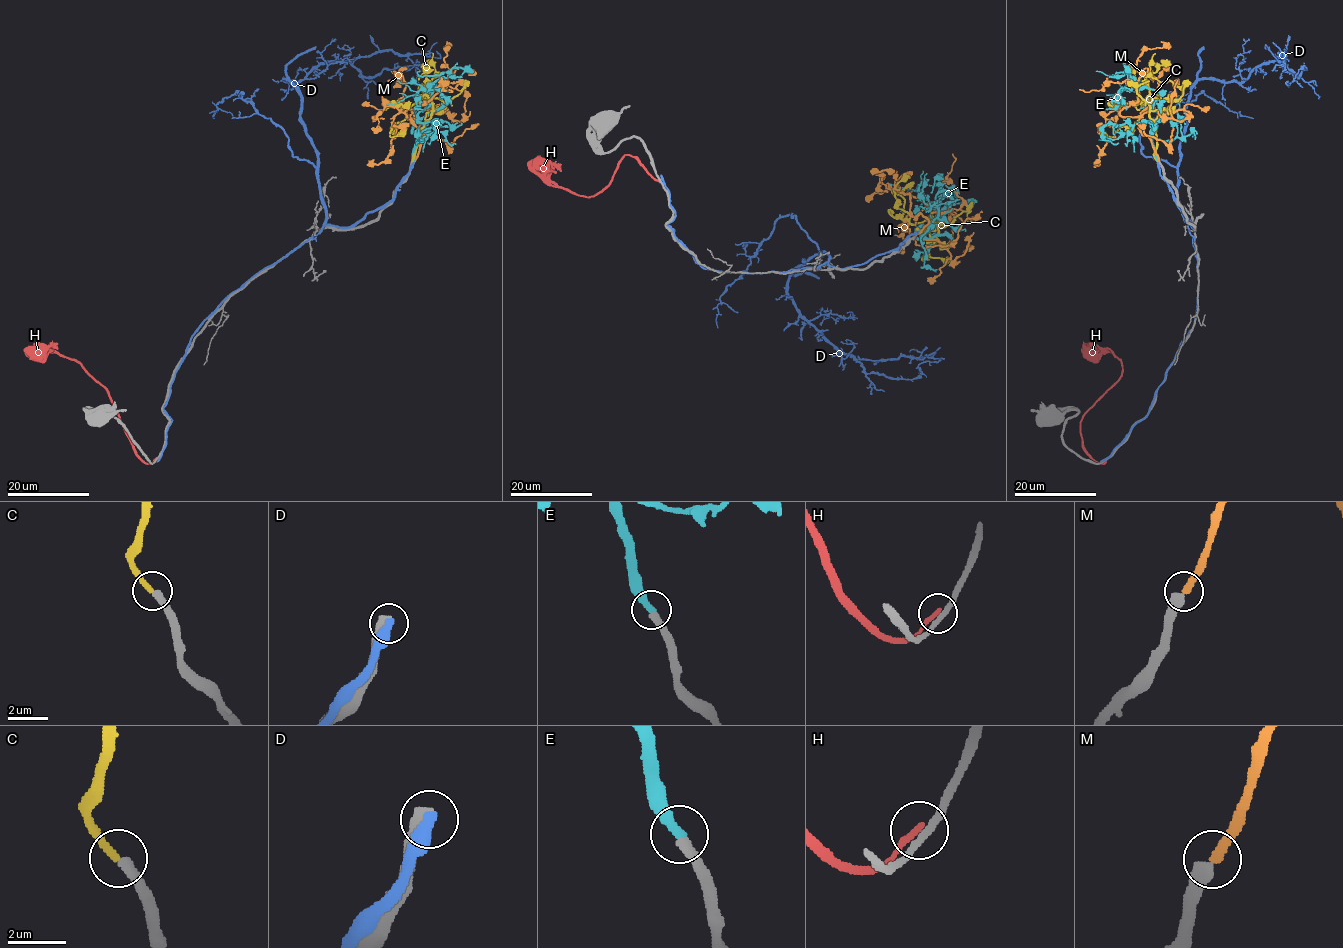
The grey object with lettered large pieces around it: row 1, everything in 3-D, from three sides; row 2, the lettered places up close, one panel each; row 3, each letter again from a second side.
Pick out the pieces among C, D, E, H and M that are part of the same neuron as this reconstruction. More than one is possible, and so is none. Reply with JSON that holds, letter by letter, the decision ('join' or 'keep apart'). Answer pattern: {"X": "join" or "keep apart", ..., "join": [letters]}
{"C": "keep apart", "D": "keep apart", "E": "join", "H": "keep apart", "M": "keep apart", "join": ["E"]}

